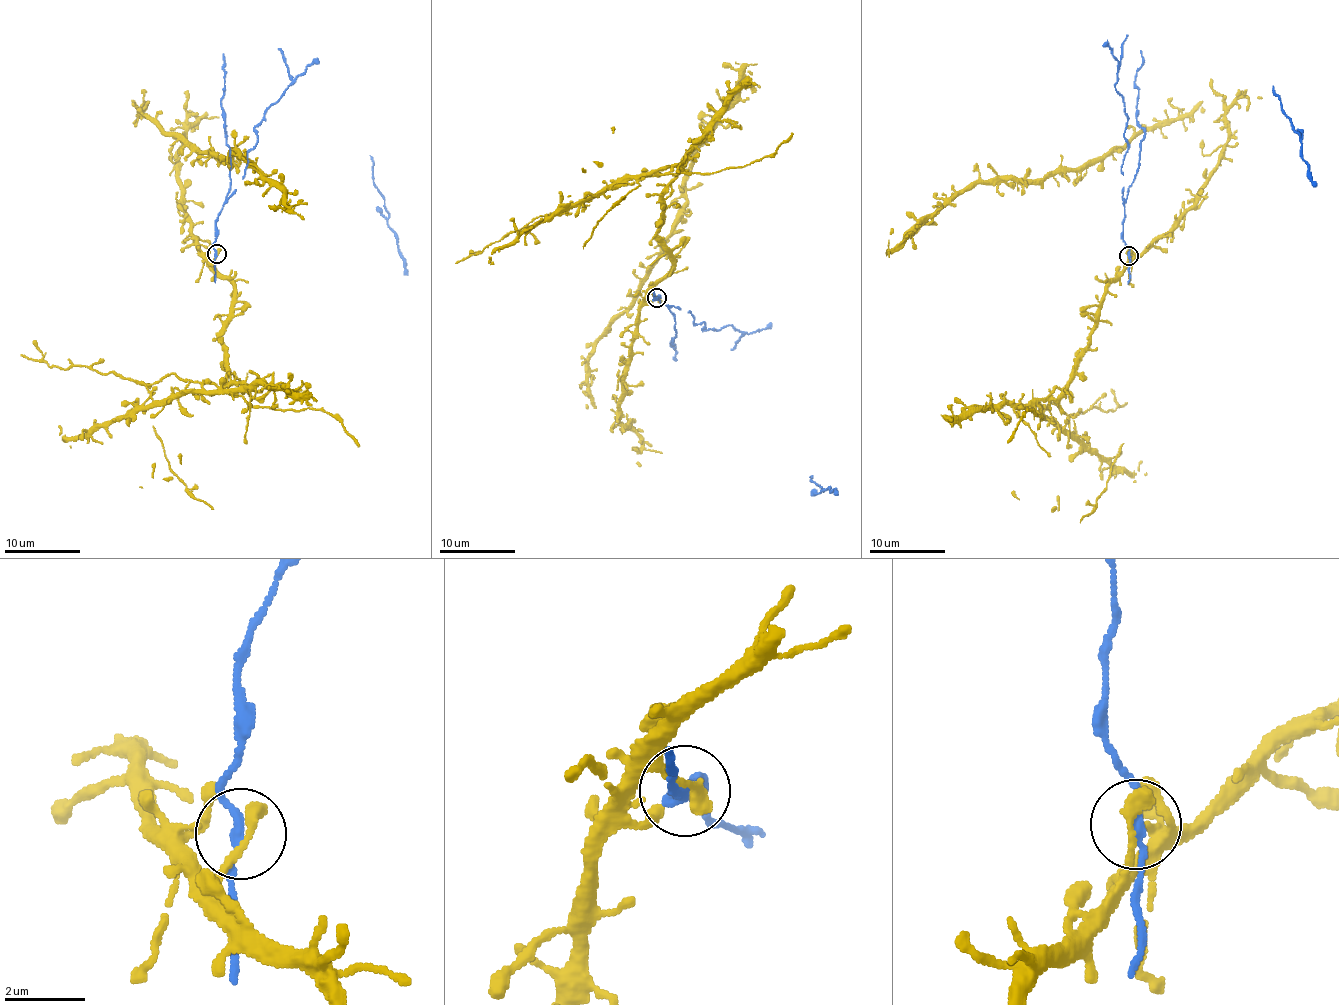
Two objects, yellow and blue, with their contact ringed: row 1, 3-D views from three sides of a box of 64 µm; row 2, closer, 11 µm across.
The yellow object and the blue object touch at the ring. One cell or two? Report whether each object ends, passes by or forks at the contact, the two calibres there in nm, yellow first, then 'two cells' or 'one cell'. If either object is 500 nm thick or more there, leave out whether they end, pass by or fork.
yellow ends | blue passes by | 400/220 nm | two cells

